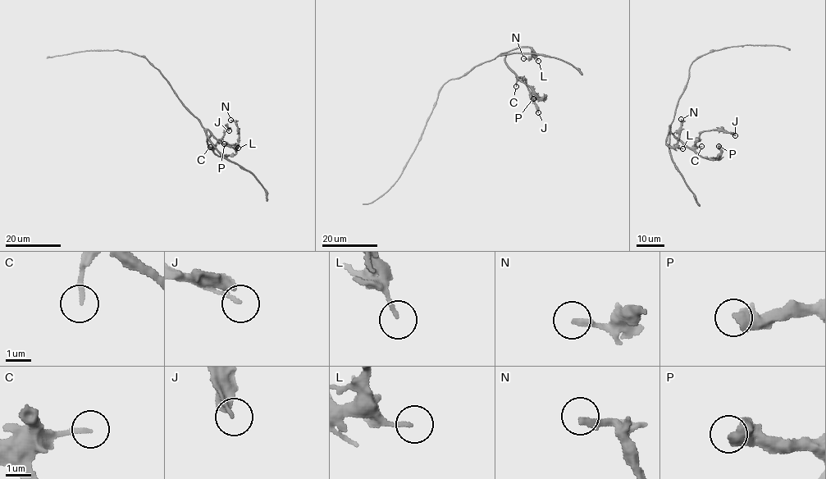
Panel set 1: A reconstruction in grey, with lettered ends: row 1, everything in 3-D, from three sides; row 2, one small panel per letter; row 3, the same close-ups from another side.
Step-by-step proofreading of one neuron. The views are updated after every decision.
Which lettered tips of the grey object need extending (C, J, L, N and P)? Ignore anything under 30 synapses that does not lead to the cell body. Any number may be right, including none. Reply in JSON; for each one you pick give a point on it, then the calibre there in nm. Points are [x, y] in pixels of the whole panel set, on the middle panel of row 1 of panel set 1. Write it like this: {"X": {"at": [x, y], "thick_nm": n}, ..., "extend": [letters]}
{"extend": []}

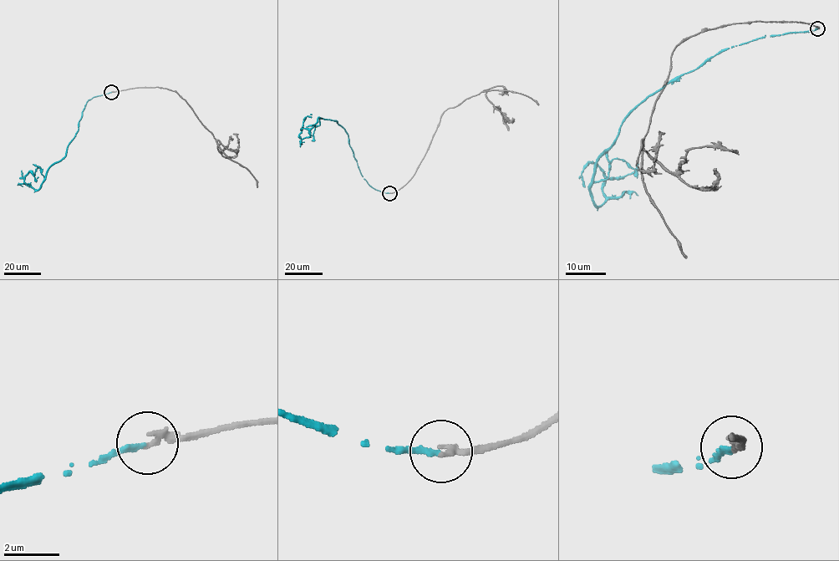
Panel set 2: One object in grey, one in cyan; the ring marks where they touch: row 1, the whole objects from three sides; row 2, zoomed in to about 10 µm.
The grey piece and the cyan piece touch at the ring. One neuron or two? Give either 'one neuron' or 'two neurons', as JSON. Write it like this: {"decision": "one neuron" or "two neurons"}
{"decision": "one neuron"}

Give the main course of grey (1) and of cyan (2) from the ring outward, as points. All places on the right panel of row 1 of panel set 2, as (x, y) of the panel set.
1: (817, 28), (795, 22), (737, 22), (702, 29), (678, 44), (643, 141), (642, 170), (650, 197), (686, 258)
2: (817, 28), (721, 50), (674, 78), (598, 160), (590, 191), (602, 205), (597, 164), (585, 187)

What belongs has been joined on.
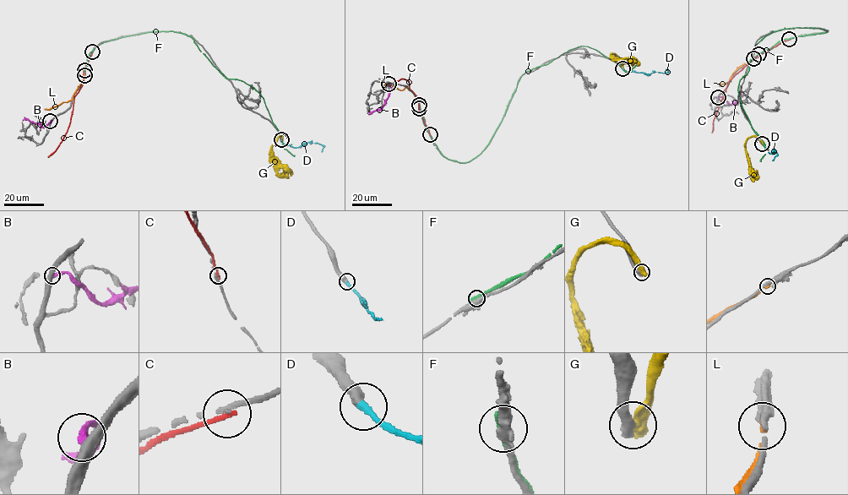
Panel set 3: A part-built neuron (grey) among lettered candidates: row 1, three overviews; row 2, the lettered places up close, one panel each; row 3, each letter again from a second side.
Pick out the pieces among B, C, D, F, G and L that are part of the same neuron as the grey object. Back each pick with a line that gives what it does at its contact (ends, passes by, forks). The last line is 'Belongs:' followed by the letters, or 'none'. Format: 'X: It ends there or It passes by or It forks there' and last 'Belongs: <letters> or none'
D: It ends there
Belongs: D

